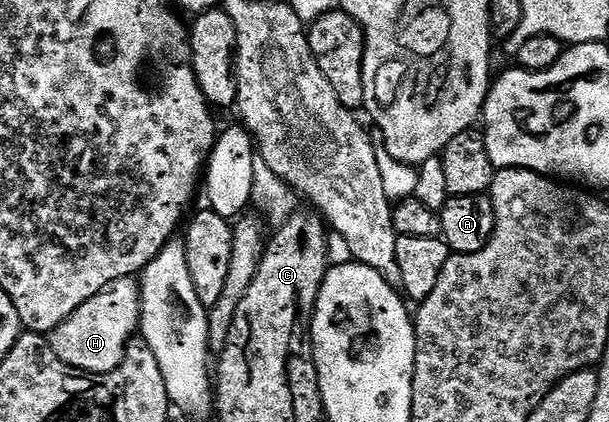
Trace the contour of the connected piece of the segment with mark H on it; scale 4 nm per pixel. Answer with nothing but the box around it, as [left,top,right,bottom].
[49,278,143,375]

